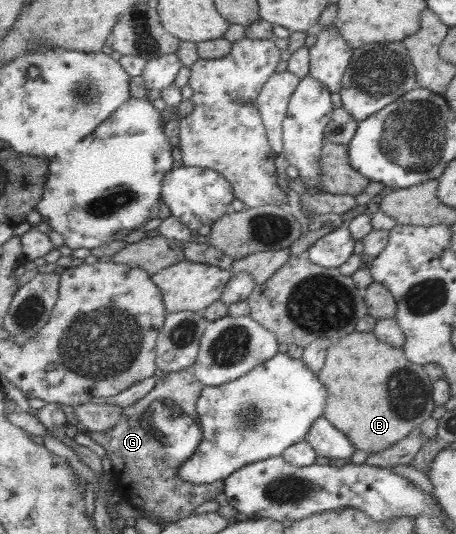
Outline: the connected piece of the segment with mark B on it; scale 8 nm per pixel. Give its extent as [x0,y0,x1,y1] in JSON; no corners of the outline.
[318,331,433,453]

